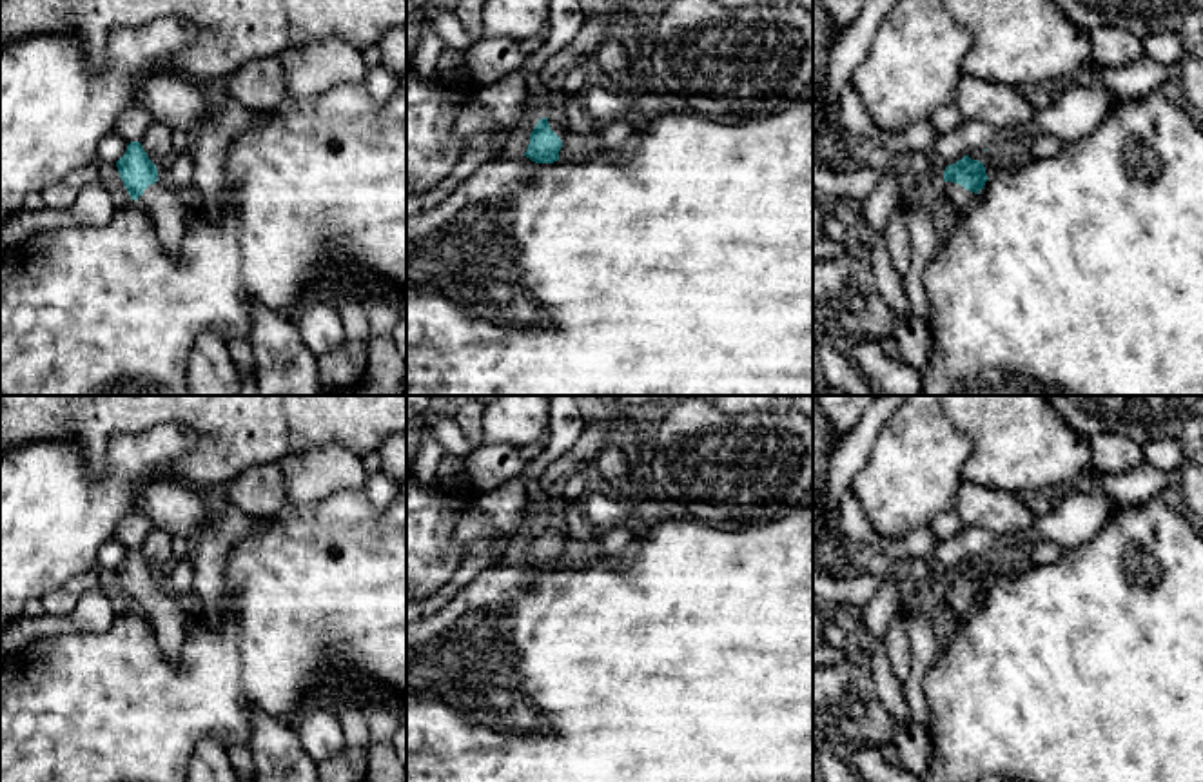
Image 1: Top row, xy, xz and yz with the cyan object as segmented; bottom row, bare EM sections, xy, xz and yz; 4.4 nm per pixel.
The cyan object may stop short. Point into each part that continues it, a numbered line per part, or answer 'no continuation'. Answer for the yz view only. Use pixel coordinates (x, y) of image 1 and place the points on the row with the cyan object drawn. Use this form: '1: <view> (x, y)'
1: yz (951, 200)

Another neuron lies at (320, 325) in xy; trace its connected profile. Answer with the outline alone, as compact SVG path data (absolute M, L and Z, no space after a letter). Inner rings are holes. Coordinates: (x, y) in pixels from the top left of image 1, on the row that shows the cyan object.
M307 294L298 305L294 323L303 343L318 357L345 343L345 328L339 312L330 299Z

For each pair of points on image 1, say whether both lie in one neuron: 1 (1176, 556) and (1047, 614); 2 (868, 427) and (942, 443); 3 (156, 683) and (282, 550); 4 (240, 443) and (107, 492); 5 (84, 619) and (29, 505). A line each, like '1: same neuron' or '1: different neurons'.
1: same neuron
2: different neurons
3: same neuron
4: different neurons
5: different neurons

